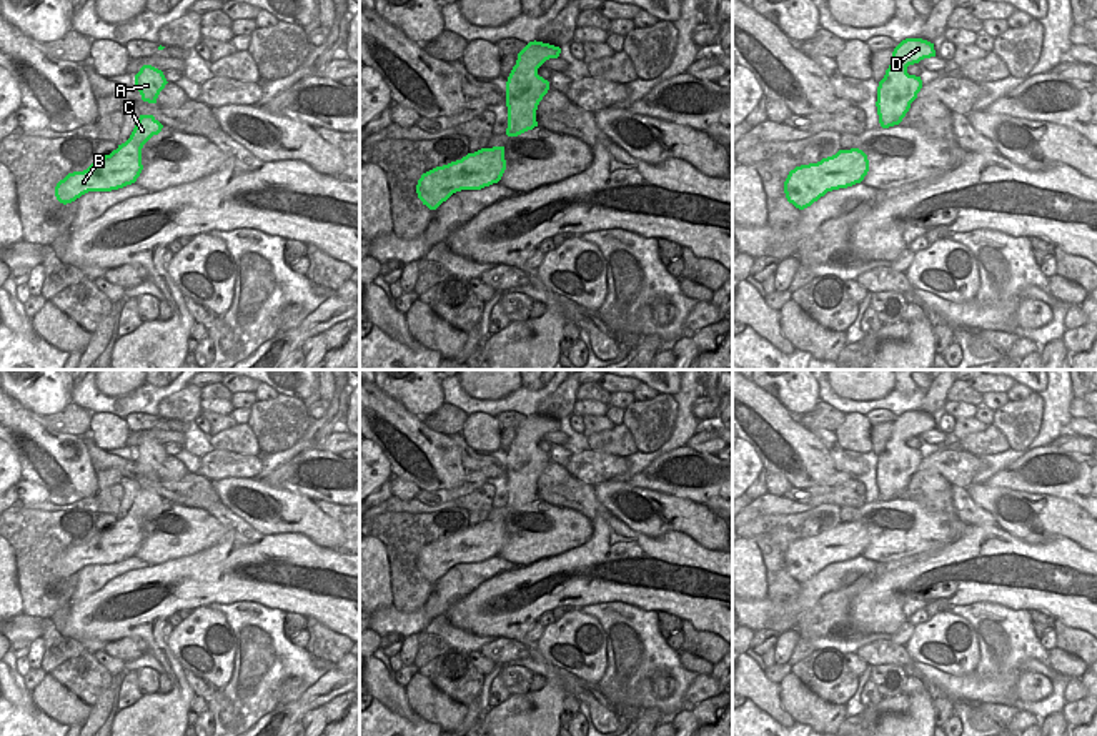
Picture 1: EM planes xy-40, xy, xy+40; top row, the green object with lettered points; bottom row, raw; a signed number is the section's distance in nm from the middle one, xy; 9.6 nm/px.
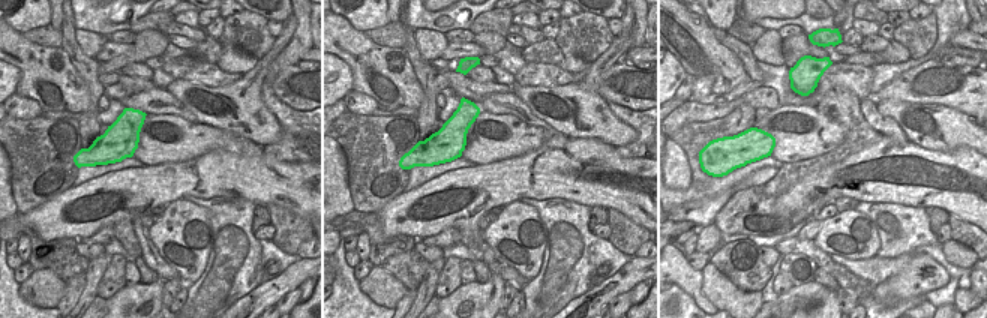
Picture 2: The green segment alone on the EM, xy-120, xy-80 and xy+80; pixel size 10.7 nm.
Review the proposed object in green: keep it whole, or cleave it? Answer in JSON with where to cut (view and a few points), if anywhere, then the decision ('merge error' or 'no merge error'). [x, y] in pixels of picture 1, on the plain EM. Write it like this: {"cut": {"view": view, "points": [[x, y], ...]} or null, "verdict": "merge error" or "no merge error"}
{"cut": null, "verdict": "no merge error"}

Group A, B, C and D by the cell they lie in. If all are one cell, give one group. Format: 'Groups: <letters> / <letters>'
Groups: A B C D

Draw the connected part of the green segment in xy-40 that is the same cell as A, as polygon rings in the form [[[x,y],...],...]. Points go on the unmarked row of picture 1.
[[[143,438],[135,448],[135,461],[140,465],[141,473],[148,476],[156,476],[166,456],[163,445],[151,438]]]

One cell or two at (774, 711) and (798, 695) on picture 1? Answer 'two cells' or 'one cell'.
two cells

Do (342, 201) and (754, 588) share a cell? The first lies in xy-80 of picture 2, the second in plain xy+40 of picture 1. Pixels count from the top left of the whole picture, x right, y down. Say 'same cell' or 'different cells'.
same cell

